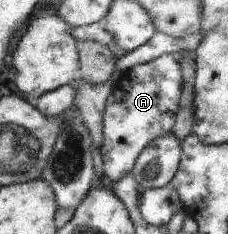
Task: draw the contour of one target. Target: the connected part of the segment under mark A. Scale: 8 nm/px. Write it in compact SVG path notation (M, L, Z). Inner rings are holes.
M164 54L121 72L114 82L112 94L105 102L100 154L105 174L116 182L131 172L140 152L150 142L172 132L182 92L180 63L173 54Z

